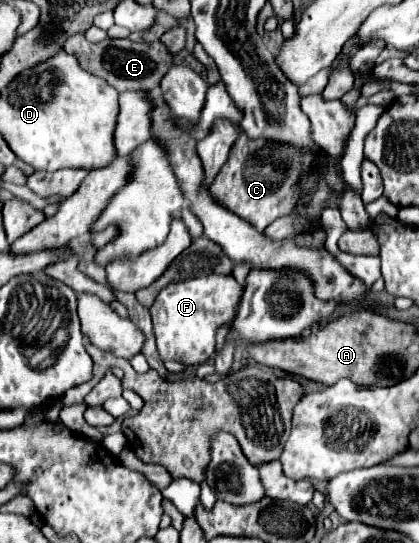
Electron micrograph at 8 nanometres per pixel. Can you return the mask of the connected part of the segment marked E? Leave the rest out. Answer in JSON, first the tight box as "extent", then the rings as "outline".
{"extent":[64,34,174,92],"outline":[[[76,34],[72,36],[66,44],[64,44],[64,52],[74,54],[82,68],[86,68],[88,72],[94,72],[96,76],[102,76],[104,80],[108,80],[108,84],[114,84],[114,88],[118,88],[118,92],[126,92],[126,90],[156,90],[160,86],[162,76],[170,70],[174,56],[168,52],[168,48],[156,40],[156,42],[132,42],[128,38],[106,38],[98,44],[92,44],[86,40],[84,34]]]}

